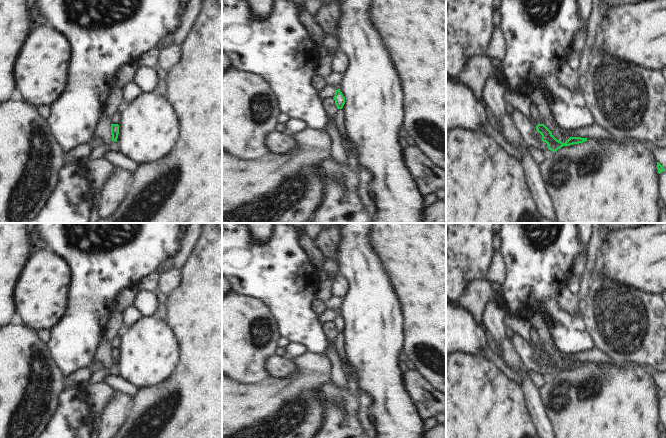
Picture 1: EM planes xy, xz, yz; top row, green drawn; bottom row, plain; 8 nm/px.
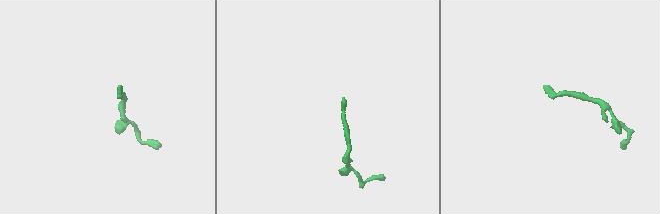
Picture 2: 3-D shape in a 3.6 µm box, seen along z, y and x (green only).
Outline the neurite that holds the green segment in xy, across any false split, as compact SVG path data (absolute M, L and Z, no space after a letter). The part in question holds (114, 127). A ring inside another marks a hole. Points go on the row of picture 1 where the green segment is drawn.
M111 124L112 141L108 143L108 147L113 151L119 151L117 143L118 134L119 134L119 125Z

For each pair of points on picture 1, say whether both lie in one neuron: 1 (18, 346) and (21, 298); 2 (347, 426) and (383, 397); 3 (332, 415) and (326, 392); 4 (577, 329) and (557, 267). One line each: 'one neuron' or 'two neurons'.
1: two neurons
2: two neurons
3: one neuron
4: one neuron

